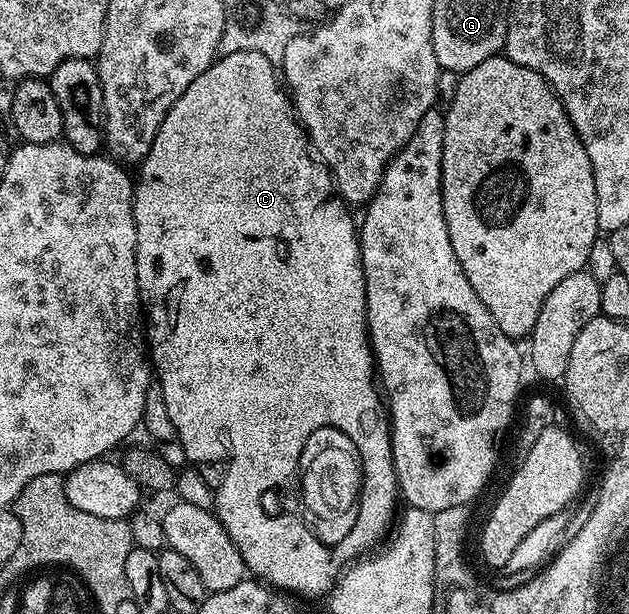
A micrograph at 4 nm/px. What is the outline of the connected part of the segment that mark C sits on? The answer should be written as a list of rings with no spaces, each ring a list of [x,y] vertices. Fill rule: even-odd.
[[[244,50],[226,51],[220,58],[213,61],[213,64],[203,74],[199,74],[199,78],[195,78],[195,82],[191,82],[191,86],[187,86],[187,90],[183,90],[183,94],[175,102],[175,106],[171,106],[171,110],[163,118],[163,122],[159,126],[159,130],[155,134],[155,142],[151,142],[151,150],[141,161],[135,172],[135,183],[133,186],[133,217],[137,223],[137,285],[141,291],[141,307],[143,309],[143,320],[147,325],[147,352],[151,357],[152,367],[155,369],[156,383],[160,384],[163,390],[163,402],[167,406],[167,418],[171,418],[173,430],[175,433],[176,443],[181,443],[181,448],[185,451],[185,456],[194,465],[201,464],[225,464],[229,460],[229,469],[221,476],[221,485],[215,488],[215,515],[217,521],[225,527],[227,534],[231,538],[231,542],[235,542],[235,546],[239,550],[239,554],[243,554],[243,562],[246,569],[256,579],[278,589],[284,590],[289,594],[296,594],[298,597],[304,596],[321,596],[332,592],[333,585],[338,576],[341,575],[343,569],[354,558],[360,557],[362,554],[368,553],[370,550],[376,549],[388,537],[391,529],[395,524],[395,513],[398,511],[399,505],[399,489],[397,487],[397,475],[395,474],[395,466],[393,465],[393,451],[391,450],[391,438],[389,437],[389,417],[387,415],[386,405],[383,403],[382,393],[379,391],[379,381],[375,375],[375,361],[373,358],[373,347],[369,344],[369,326],[365,323],[365,275],[363,274],[363,266],[361,265],[361,242],[359,239],[359,228],[355,223],[355,216],[351,213],[350,205],[346,204],[337,194],[337,189],[333,187],[333,175],[326,165],[322,164],[320,159],[311,151],[309,137],[305,135],[304,128],[297,120],[293,110],[292,103],[287,95],[286,89],[283,87],[282,81],[279,79],[278,73],[275,71],[275,64],[270,57],[263,55],[261,52],[246,52]],[[329,423],[337,424],[341,429],[345,429],[348,437],[355,442],[355,447],[360,451],[360,455],[364,457],[364,495],[359,500],[361,516],[358,519],[359,531],[349,536],[345,540],[345,545],[336,550],[327,550],[326,547],[320,547],[310,537],[308,533],[304,533],[299,526],[291,526],[285,520],[277,520],[269,517],[266,505],[263,503],[263,497],[267,490],[271,490],[271,486],[275,486],[283,482],[294,471],[294,463],[299,458],[299,454],[303,450],[303,441],[311,434],[311,430],[318,428],[318,425],[326,426]]]

